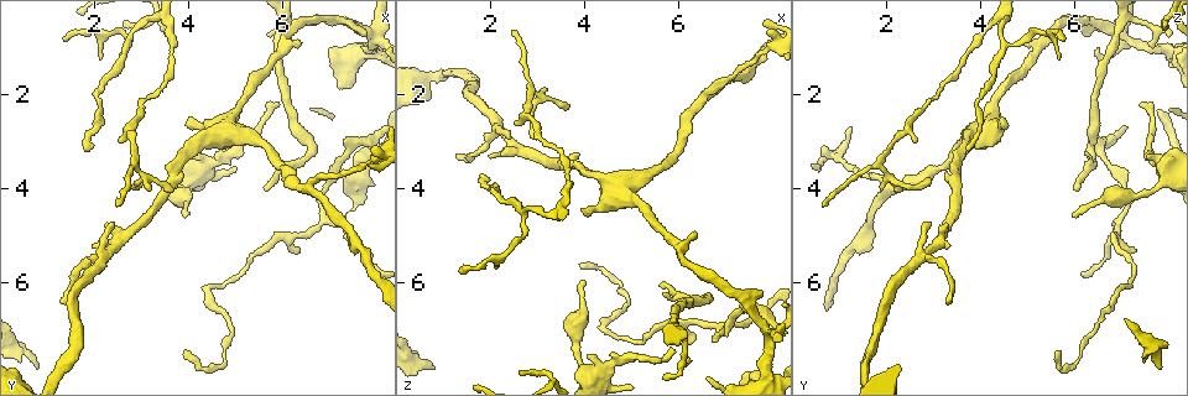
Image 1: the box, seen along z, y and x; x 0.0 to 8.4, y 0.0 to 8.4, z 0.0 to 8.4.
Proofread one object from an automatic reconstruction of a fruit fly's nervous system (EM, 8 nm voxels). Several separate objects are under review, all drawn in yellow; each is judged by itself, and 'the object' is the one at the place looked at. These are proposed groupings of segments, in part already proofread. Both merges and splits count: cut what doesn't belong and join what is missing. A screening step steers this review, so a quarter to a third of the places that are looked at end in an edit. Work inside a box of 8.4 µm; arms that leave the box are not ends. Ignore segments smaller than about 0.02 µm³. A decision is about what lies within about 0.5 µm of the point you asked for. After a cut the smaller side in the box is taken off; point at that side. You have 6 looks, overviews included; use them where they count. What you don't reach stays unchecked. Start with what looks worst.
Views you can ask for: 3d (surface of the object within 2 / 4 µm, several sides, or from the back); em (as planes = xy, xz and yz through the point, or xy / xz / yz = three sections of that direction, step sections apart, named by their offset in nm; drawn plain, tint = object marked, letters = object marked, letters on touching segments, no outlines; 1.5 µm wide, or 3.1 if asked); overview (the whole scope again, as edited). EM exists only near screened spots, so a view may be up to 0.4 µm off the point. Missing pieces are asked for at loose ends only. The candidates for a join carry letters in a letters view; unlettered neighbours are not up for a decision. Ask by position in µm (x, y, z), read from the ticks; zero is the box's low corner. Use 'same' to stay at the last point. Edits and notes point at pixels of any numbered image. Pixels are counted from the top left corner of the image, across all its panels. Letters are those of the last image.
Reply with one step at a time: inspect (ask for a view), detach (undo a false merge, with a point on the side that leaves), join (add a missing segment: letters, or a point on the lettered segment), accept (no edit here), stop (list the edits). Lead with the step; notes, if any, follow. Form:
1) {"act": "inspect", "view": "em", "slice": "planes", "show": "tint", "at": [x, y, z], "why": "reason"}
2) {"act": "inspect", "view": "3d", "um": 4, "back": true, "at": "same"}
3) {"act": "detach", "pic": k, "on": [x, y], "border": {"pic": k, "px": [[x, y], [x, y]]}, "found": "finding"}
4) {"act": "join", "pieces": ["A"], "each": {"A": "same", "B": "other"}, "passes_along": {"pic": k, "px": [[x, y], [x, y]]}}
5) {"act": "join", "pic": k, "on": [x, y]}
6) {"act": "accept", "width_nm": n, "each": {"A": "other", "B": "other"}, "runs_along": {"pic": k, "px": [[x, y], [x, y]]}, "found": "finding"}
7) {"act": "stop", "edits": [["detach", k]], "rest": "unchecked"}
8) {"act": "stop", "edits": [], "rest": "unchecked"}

{"act": "inspect", "view": "em", "slice": "planes", "show": "letters", "at": [1.40, 0.85, 5.80], "why": "free end"}

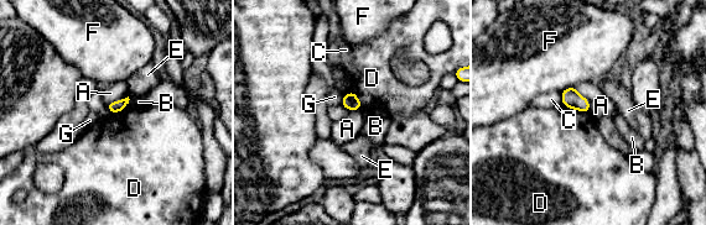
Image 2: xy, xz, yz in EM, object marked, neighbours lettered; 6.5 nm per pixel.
{"act": "accept", "each": {"A": "other", "B": "other", "C": "other", "D": "other", "E": "other", "F": "other", "G": "other"}, "border": {"pic": 2, "px": [[574, 87], [588, 101], [590, 110]]}, "found": "no lettered segment goes on from it"}

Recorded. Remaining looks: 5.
{"act": "inspect", "view": "3d", "um": 4, "at": [6.25, 5.35, 7.20]}

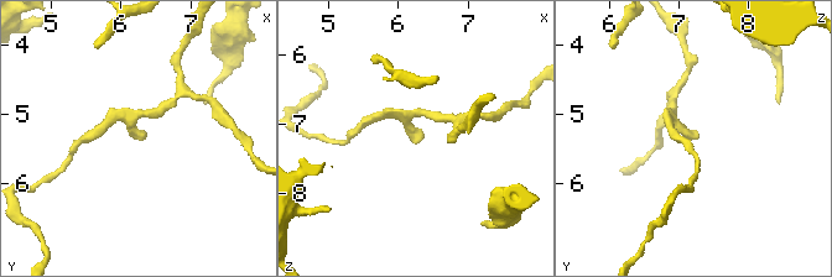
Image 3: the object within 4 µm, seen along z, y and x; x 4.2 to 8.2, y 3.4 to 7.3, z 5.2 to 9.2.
{"act": "inspect", "view": "em", "slice": "planes", "show": "letters", "at": [6.30, 5.40, 7.30], "why": "shape alone is not enough"}

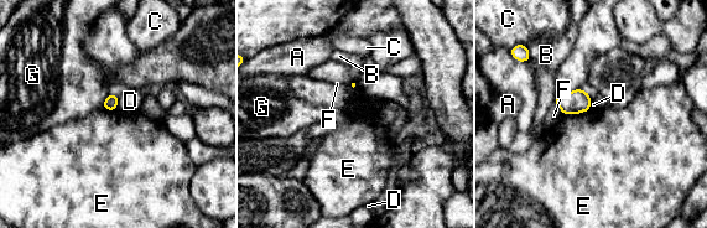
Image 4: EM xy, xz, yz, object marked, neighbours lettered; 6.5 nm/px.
{"act": "accept", "width_nm": 90, "each": {"A": "other", "B": "other", "C": "other", "D": "other", "E": "other", "F": "other", "G": "other"}, "border": {"pic": 4, "px": [[591, 107], [583, 112], [563, 115]]}, "found": "none of them fits"}

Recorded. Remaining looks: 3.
{"act": "inspect", "view": "em", "slice": "xz", "step": 8, "show": "tint", "at": [6.20, 1.00, 7.60]}

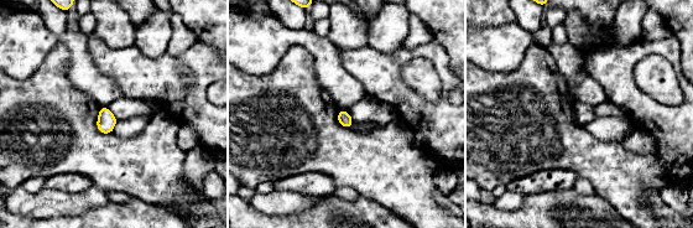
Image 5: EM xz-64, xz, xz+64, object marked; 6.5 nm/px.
{"act": "inspect", "view": "em", "slice": "planes", "show": "letters", "at": "same"}

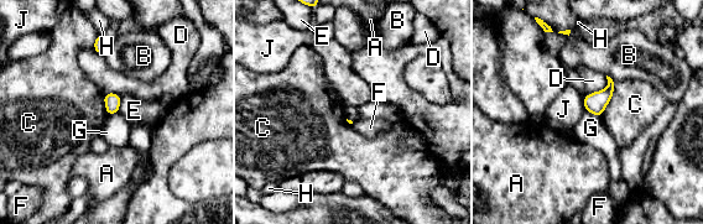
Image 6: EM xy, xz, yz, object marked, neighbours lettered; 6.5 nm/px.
{"act": "accept", "each": {"A": "other", "B": "other", "C": "other", "D": "other", "E": "other", "F": "other", "G": "other", "H": "other", "J": "other"}, "border": {"pic": 6, "px": [[586, 109], [599, 116]]}, "found": "no lettered segment goes on from it"}

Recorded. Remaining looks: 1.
{"act": "stop", "edits": [], "rest": "unchecked"}

